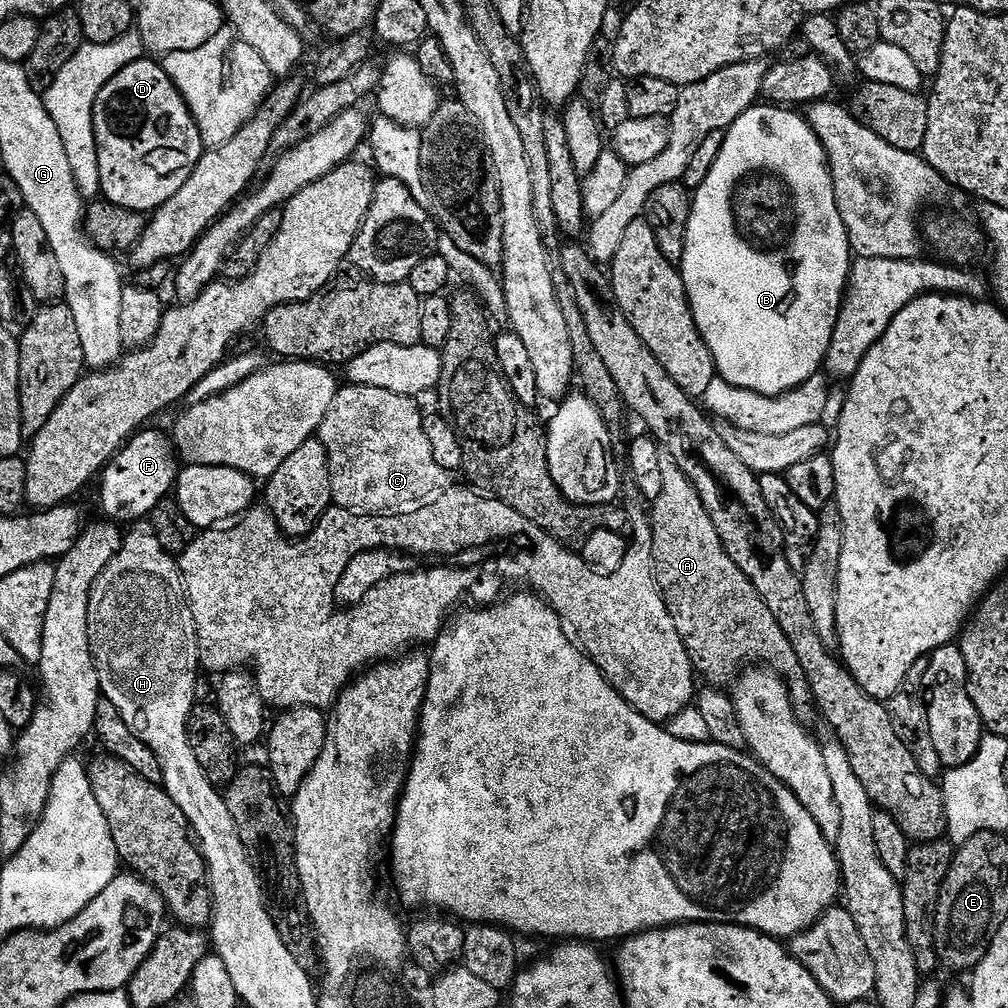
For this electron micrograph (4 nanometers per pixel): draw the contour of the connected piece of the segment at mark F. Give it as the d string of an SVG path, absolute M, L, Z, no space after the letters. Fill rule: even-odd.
M141 430L125 443L112 458L111 464L99 477L100 508L109 521L117 525L132 524L135 520L151 517L158 502L169 499L176 487L178 449L164 432Z

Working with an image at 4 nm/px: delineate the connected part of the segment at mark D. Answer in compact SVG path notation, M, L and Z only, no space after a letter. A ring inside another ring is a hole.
M152 58L138 60L126 66L120 73L114 74L110 78L110 82L98 94L96 105L93 108L94 134L96 135L96 149L98 150L98 174L100 175L100 191L103 199L109 200L112 204L122 206L131 212L142 212L145 214L151 214L166 202L170 202L170 198L174 198L174 194L178 194L178 190L182 190L182 186L186 186L186 178L190 178L194 166L204 157L206 151L202 134L198 130L198 126L194 122L186 102L182 98L178 86L166 74L163 63L156 61L155 64L150 59Z

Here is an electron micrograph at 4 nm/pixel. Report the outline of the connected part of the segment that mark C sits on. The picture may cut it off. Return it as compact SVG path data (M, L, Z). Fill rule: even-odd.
M348 384L337 391L318 433L318 439L326 446L330 490L335 507L361 516L403 514L416 512L447 497L454 480L446 470L442 470L442 466L438 466L434 458L434 449L424 429L425 413L420 412L416 404L419 403L413 397L378 390L374 386Z

